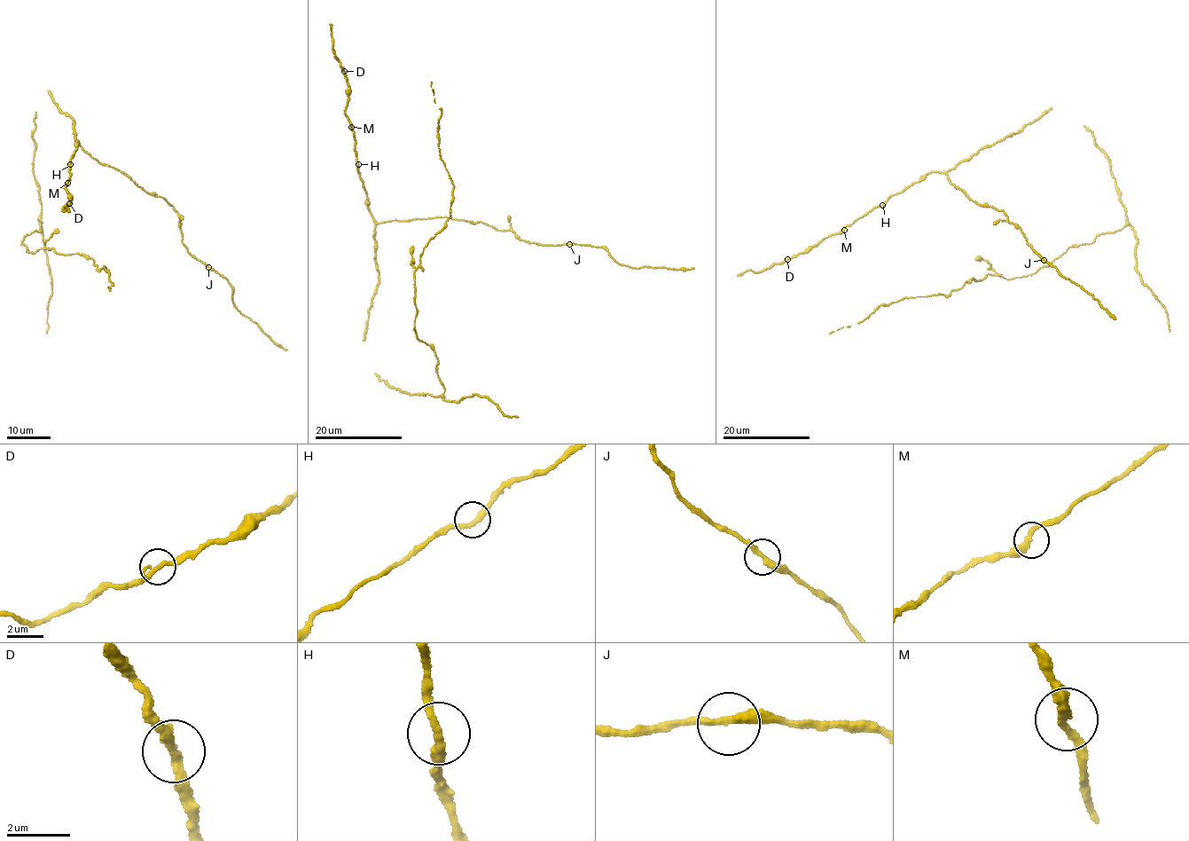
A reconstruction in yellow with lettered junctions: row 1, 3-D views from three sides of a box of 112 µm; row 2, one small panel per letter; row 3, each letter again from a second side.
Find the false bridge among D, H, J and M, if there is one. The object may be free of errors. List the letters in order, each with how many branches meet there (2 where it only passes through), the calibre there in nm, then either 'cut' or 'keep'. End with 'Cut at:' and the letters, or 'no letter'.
D: 2 | 280 nm | keep
H: 2 | 280 nm | keep
J: 2 | 280 nm | keep
M: 2 | 280 nm | keep
Cut at: no letter

